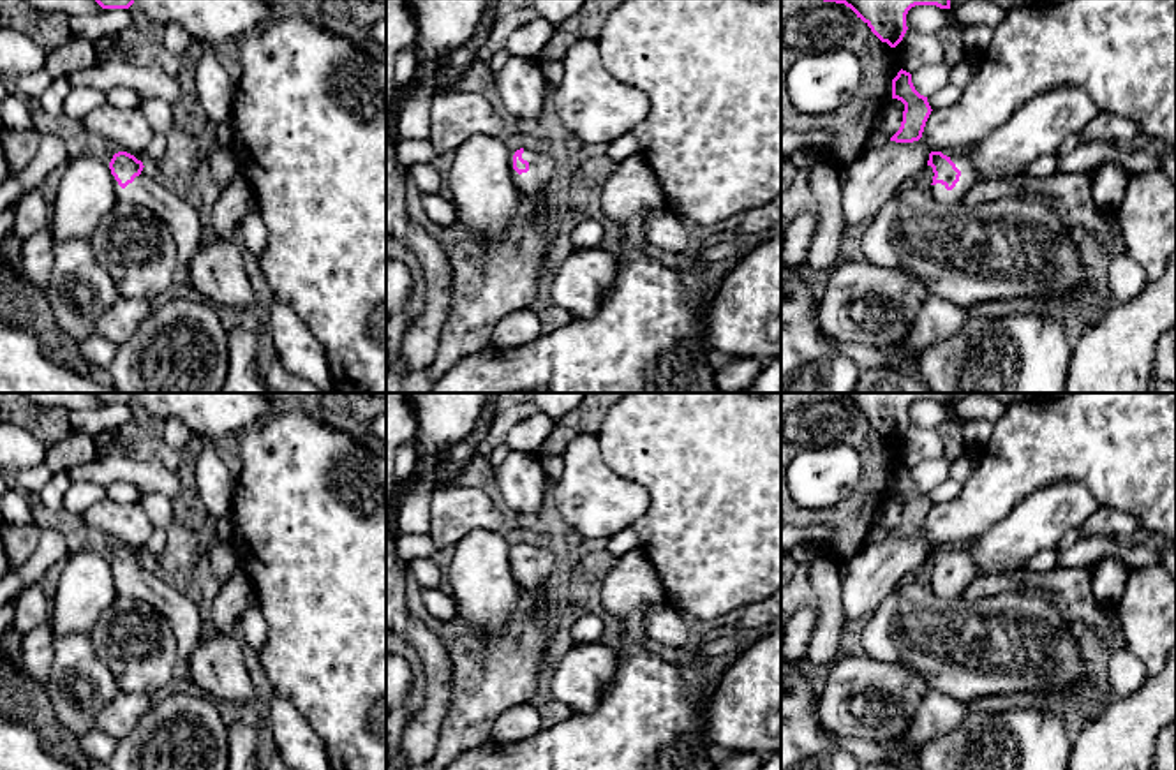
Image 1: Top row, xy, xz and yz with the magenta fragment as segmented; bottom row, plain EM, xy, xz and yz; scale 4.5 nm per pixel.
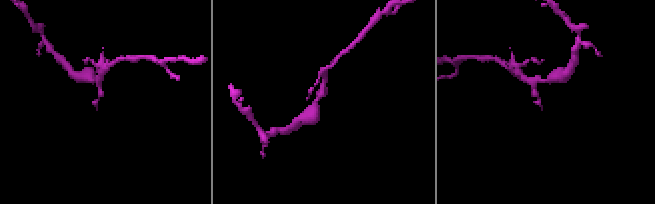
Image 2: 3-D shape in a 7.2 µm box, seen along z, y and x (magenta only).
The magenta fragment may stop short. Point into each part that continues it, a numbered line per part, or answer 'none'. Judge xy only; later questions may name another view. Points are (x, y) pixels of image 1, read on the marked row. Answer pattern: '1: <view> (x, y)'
1: xy (148, 191)

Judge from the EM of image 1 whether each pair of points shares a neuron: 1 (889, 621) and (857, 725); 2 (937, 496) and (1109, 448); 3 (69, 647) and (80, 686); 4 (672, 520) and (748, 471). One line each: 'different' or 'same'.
1: different
2: different
3: same
4: same

